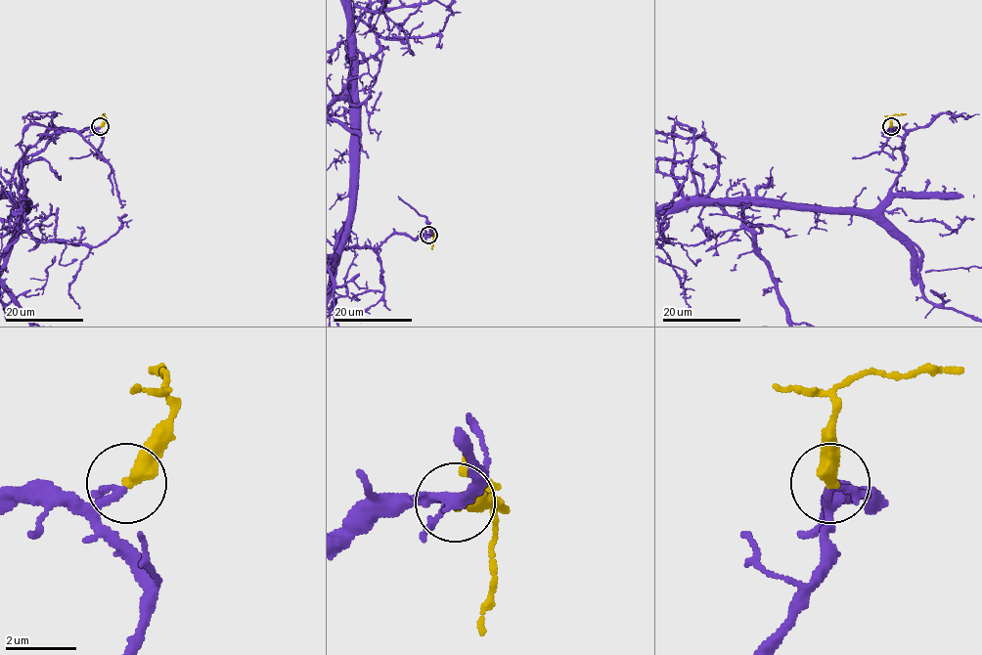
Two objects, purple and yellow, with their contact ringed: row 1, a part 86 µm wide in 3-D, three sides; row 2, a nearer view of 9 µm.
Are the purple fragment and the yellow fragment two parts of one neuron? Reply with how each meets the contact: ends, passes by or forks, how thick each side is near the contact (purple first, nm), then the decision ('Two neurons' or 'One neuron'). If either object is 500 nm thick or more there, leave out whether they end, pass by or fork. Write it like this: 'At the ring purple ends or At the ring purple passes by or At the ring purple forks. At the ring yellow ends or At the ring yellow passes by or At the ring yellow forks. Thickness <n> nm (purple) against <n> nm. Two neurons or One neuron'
At the ring purple passes by. At the ring yellow ends. Thickness 170 nm (purple) against 480 nm. One neuron

